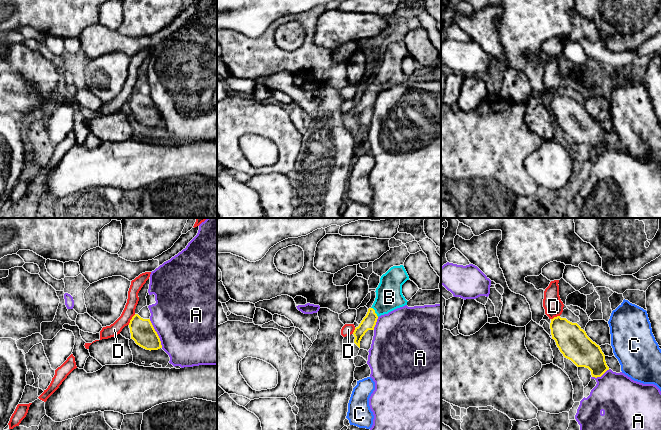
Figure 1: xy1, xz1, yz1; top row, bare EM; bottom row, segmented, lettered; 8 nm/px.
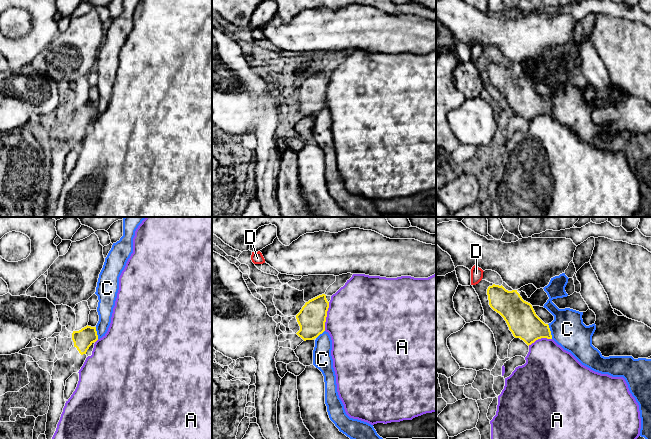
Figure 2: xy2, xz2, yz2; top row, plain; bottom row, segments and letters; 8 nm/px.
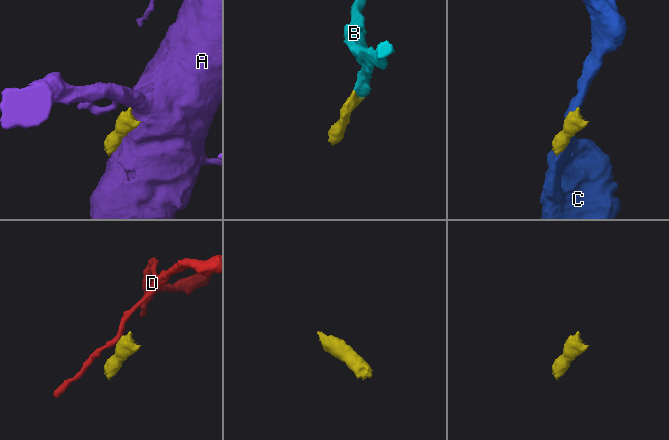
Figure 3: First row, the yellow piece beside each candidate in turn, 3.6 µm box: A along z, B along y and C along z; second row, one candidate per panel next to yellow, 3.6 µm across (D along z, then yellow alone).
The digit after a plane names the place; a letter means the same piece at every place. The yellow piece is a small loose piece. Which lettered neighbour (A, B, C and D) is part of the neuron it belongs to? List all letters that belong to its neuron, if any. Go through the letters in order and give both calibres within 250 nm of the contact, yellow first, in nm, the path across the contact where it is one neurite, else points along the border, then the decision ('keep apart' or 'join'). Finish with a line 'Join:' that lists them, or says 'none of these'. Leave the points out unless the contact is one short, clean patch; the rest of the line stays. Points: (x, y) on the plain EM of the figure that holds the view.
A: 190/480 nm | keep apart
B: 110/220 nm | across xz1 (369, 97), (374, 88), (389, 73) | join
C: 240/280 nm | along yz2 (547, 100), (552, 114) | keep apart
D: 190/100 nm | along xy1 (135, 90), (128, 100) | keep apart
Join: B

